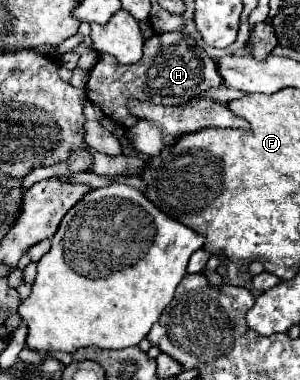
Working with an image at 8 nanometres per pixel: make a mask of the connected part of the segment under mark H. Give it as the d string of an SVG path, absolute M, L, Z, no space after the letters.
M163 33L163 35L153 35L151 39L147 39L143 43L143 57L141 61L133 63L133 65L121 65L113 55L101 55L97 65L91 69L89 73L89 81L87 81L87 97L93 105L101 107L101 111L113 119L115 123L123 125L123 127L133 127L137 123L137 119L133 115L129 115L127 111L127 101L129 99L149 99L153 97L153 103L161 103L161 105L185 105L189 99L201 95L207 89L219 87L223 83L223 77L217 69L217 61L211 59L203 47L197 47L197 43L193 41L193 37L185 35L185 33Z

